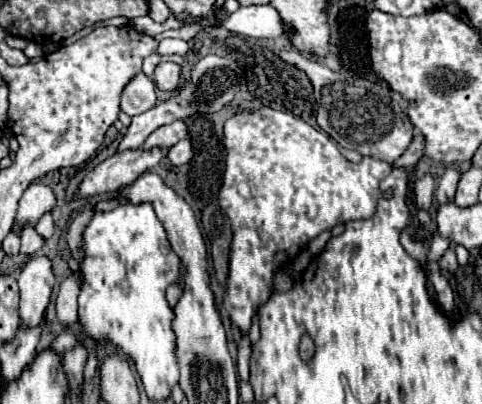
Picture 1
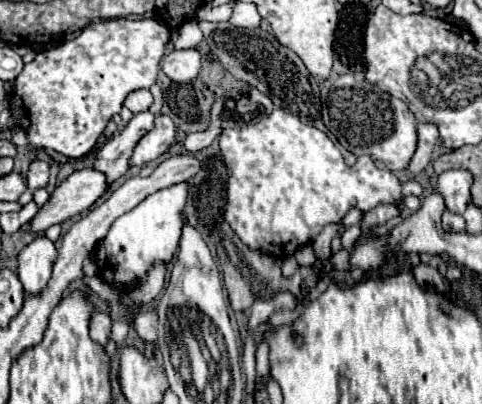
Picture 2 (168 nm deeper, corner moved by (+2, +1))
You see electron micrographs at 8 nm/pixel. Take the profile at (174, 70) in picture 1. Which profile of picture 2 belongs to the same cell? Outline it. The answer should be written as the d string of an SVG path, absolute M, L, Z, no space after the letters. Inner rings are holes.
M197 48L173 50L163 58L161 68L173 82L189 82L201 70L201 54Z

